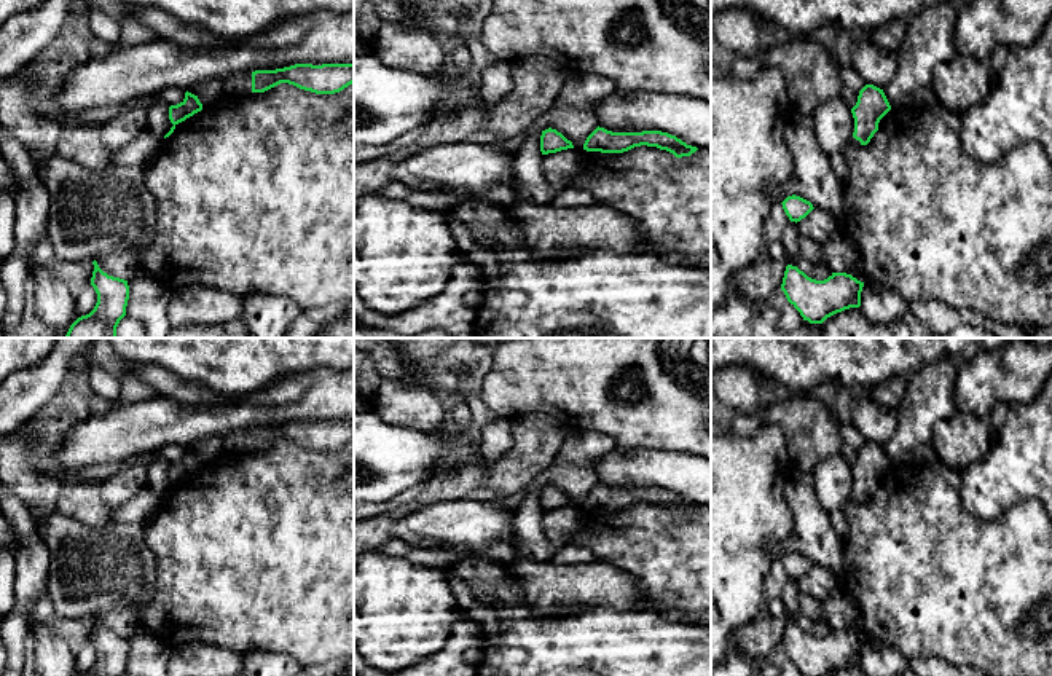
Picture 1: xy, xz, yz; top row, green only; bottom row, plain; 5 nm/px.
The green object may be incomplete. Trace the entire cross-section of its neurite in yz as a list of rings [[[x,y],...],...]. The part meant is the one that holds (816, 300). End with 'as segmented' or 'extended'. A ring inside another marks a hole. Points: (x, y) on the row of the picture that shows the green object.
[[[787,265],[781,284],[787,301],[810,324],[822,324],[827,317],[861,306],[864,282],[846,273],[832,273],[824,281],[808,277],[797,266]]]; as segmented

